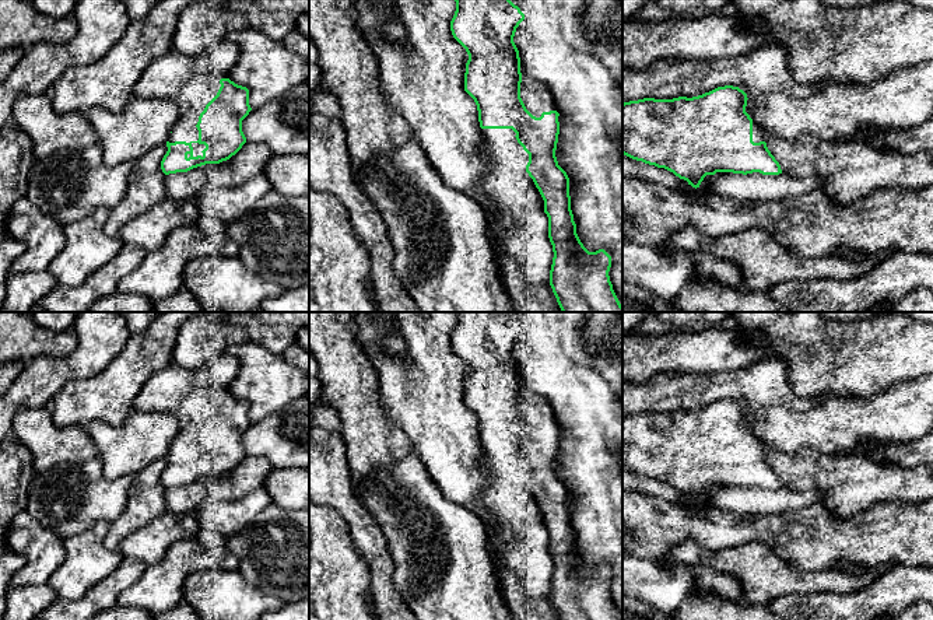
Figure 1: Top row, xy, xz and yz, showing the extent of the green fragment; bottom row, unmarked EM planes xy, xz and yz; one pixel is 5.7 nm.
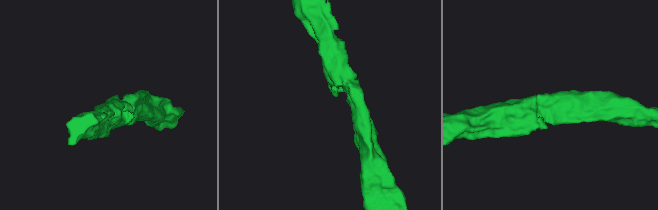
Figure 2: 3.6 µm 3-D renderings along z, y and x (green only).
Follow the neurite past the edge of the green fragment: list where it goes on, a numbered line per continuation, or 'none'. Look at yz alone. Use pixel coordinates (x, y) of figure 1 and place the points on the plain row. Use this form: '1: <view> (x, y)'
1: yz (667, 493)

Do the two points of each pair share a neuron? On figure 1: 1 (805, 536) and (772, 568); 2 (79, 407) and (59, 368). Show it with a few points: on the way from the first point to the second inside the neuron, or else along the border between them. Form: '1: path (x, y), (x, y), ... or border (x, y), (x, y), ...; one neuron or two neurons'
1: border (754, 540), (768, 545), (792, 567), (813, 571); two neurons
2: border (98, 372), (91, 377), (70, 379), (46, 406); two neurons

